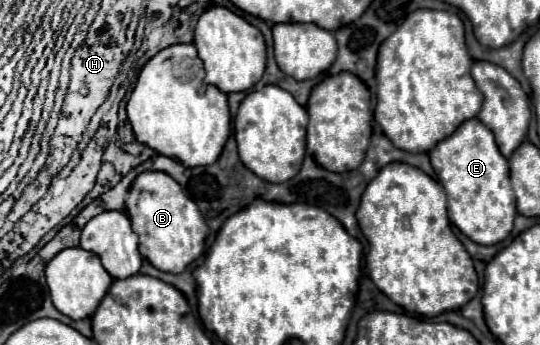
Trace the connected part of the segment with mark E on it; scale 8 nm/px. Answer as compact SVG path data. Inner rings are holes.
M477 118L465 120L449 138L441 140L431 152L431 166L447 192L449 220L477 244L497 244L513 230L515 194L509 184L509 164L499 152L493 132Z

